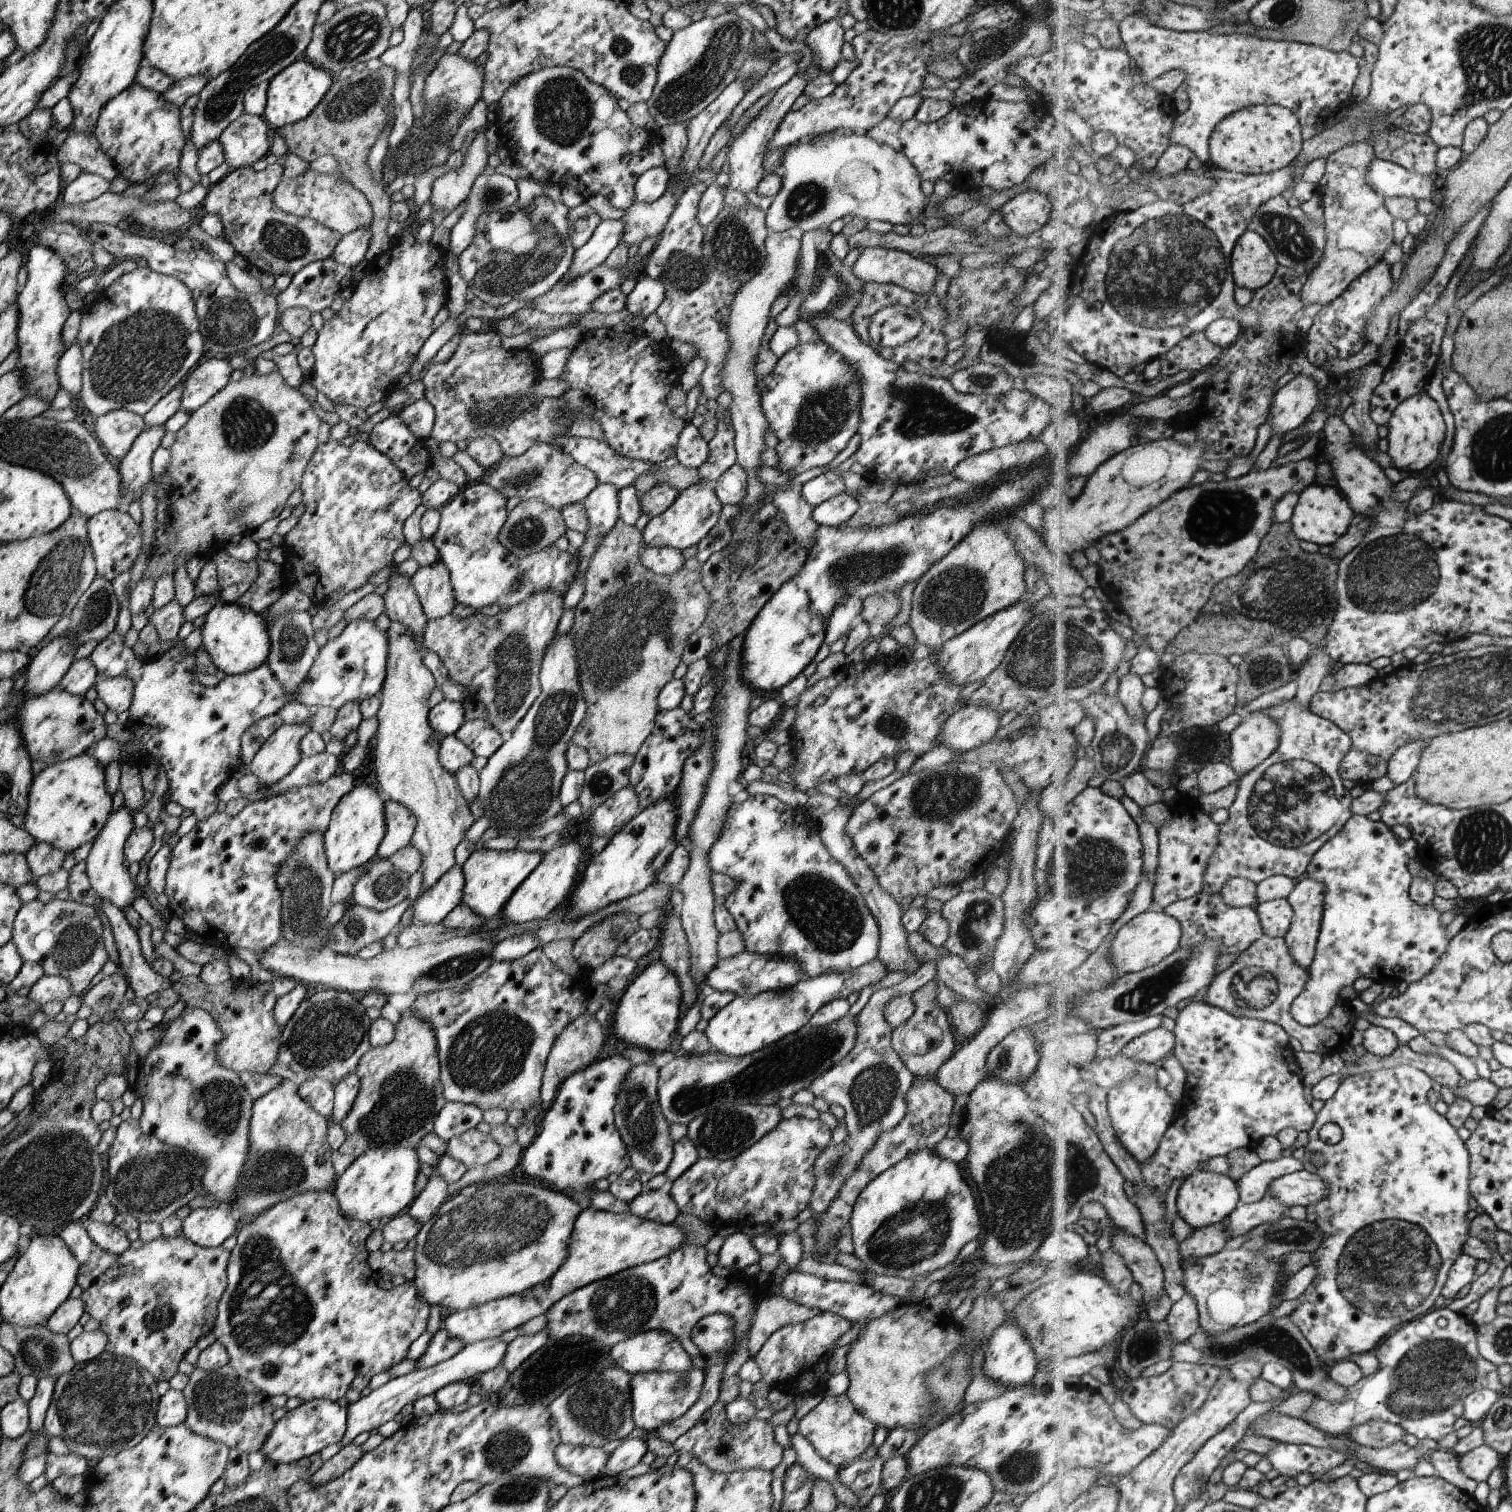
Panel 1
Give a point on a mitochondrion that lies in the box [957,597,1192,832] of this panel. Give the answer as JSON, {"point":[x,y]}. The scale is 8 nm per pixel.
{"point":[1038,661]}

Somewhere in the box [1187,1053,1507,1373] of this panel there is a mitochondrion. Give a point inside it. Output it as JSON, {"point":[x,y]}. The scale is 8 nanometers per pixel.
{"point":[1363,1279]}

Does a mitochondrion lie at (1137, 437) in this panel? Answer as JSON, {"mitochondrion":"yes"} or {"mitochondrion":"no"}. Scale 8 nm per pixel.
{"mitochondrion":"no"}

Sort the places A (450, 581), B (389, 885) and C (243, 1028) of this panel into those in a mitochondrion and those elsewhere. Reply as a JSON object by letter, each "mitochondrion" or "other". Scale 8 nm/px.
{"A":"other","B":"mitochondrion","C":"other"}

